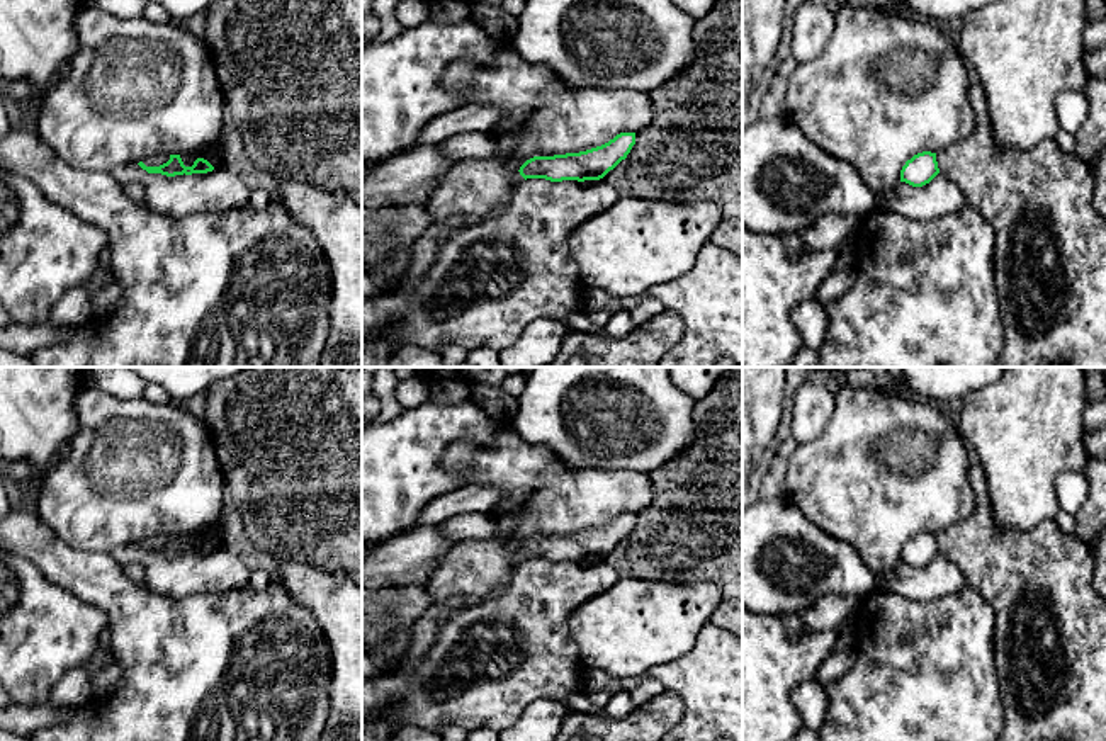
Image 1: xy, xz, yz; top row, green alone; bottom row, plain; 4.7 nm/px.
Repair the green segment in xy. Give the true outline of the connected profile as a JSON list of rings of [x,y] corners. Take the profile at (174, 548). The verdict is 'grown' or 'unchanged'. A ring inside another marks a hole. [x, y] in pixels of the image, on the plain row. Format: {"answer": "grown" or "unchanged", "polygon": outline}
{"answer": "unchanged", "polygon": [[[170,535],[170,540],[160,547],[146,547],[143,542],[138,546],[148,554],[161,554],[166,557],[207,554],[214,551],[214,547],[204,539],[197,539],[192,547],[185,547],[180,535]]]}

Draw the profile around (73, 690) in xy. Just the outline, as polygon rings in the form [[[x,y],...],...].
[[[71,668],[53,687],[49,704],[51,707],[83,707],[93,700],[92,683],[85,668]]]

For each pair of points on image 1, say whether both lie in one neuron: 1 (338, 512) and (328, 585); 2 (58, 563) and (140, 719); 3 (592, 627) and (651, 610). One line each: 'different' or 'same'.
1: different
2: same
3: same

